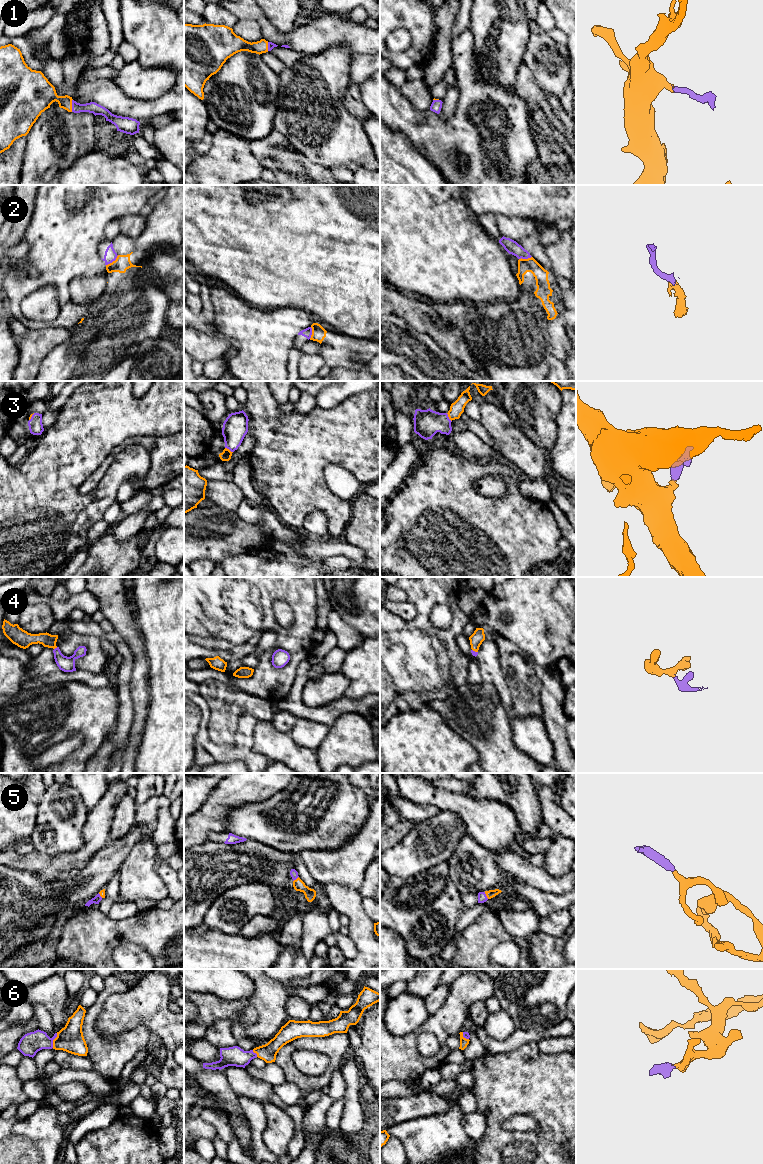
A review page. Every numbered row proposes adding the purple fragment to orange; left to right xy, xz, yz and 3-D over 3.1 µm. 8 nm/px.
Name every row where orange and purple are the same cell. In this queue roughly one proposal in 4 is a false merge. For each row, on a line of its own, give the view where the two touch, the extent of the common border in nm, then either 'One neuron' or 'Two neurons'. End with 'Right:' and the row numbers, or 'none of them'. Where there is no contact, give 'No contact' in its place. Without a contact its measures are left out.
1: Touches orange in xy. Shared border 100 nm. One neuron
2: Touches orange in xy. Shared border 130 nm. Two neurons
3: Touches orange in yz. Shared border 80 nm. One neuron
4: Touches orange in xy. Shared border 40 nm. One neuron
5: Touches orange in yz. Shared border 70 nm. One neuron
6: Touches orange in xy. Shared border 130 nm. One neuron
Right: 1, 3, 4, 5, 6

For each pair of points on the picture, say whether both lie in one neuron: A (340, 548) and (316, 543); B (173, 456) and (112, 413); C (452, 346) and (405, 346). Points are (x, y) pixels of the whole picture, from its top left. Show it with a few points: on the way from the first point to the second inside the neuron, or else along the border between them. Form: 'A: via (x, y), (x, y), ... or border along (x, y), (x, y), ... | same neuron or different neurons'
A: via (334, 548), (322, 547) | same neuron
B: border along (168, 435), (134, 437) | different neurons
C: border along (421, 332), (427, 333), (453, 357), (459, 360) | different neurons

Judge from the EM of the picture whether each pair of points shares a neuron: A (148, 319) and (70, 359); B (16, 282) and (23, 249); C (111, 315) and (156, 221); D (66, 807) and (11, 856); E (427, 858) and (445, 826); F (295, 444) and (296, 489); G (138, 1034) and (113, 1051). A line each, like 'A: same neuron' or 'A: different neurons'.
A: same neuron
B: different neurons
C: same neuron
D: different neurons
E: same neuron
F: same neuron
G: same neuron

